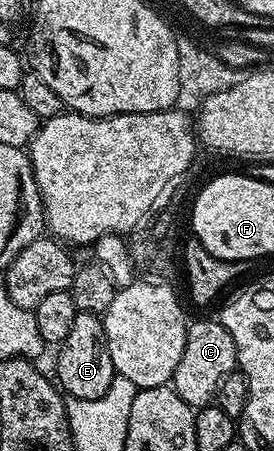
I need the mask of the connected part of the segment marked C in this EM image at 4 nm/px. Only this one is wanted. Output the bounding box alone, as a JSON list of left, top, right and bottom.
[171,320,237,407]

